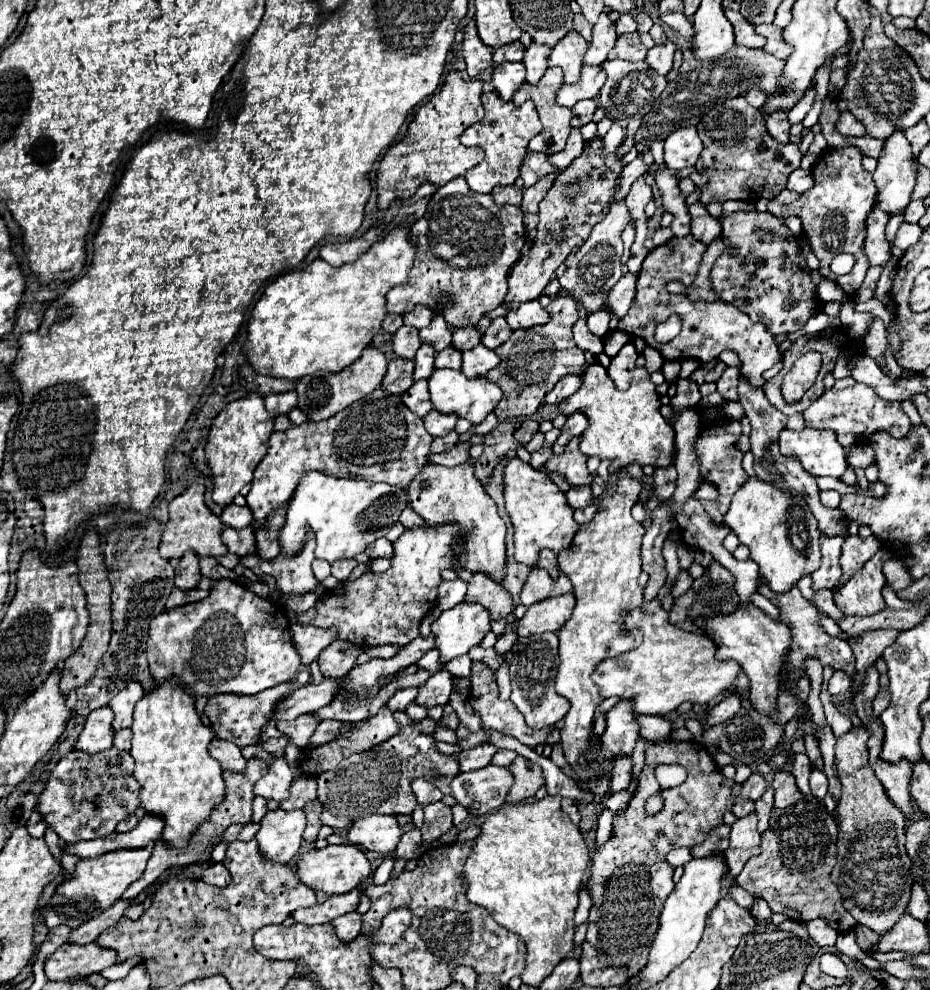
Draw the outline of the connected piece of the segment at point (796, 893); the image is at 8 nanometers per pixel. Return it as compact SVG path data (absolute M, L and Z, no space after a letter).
M776 772L772 786L776 790L776 800L770 828L762 834L762 852L748 860L736 878L738 886L754 898L764 898L776 914L784 914L798 922L822 918L834 930L850 932L856 920L844 910L840 892L836 892L830 880L830 870L836 864L836 820L826 812L820 800L798 792L792 774Z

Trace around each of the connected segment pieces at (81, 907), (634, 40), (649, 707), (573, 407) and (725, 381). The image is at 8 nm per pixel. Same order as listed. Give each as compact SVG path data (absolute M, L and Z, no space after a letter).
M150 842L146 848L118 848L112 852L106 852L102 856L96 858L84 858L76 862L76 870L70 878L66 878L58 890L54 892L54 896L48 900L42 916L44 916L44 924L48 928L54 928L58 924L66 924L70 928L78 928L80 924L96 918L98 914L102 914L106 908L110 908L122 894L124 890L138 880L144 870L146 870L146 862L152 854L154 844Z
M638 32L634 34L624 34L618 36L616 46L612 48L612 52L608 54L608 60L630 60L630 62L640 62L646 58L648 48L640 42Z
M658 600L644 602L640 608L626 616L624 632L640 630L642 644L630 652L624 652L612 660L604 660L592 676L602 698L618 696L630 700L636 714L664 716L676 710L682 702L704 704L724 692L738 676L740 664L716 660L716 644L708 634L684 632L670 624L668 612Z
M592 364L582 374L582 386L572 396L562 400L558 410L564 416L582 412L588 418L590 426L580 440L580 450L586 456L598 456L600 460L618 458L622 466L638 462L640 466L650 464L654 468L664 468L672 462L674 430L660 416L660 398L646 368L636 368L636 376L630 382L630 388L626 392L618 392L606 368Z
M726 368L724 374L720 376L718 392L726 396L726 400L738 400L738 380L740 380L740 368Z

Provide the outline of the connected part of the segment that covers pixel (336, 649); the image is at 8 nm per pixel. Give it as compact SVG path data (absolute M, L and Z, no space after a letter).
M334 640L318 656L322 676L324 678L344 678L356 666L356 658L360 652L362 648L356 648L354 644L348 644L344 640Z

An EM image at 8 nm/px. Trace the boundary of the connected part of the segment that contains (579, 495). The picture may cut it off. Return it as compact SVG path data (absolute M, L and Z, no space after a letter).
M572 486L568 492L566 492L566 498L568 498L568 504L572 508L584 508L588 504L592 504L592 492L590 492L590 486Z

